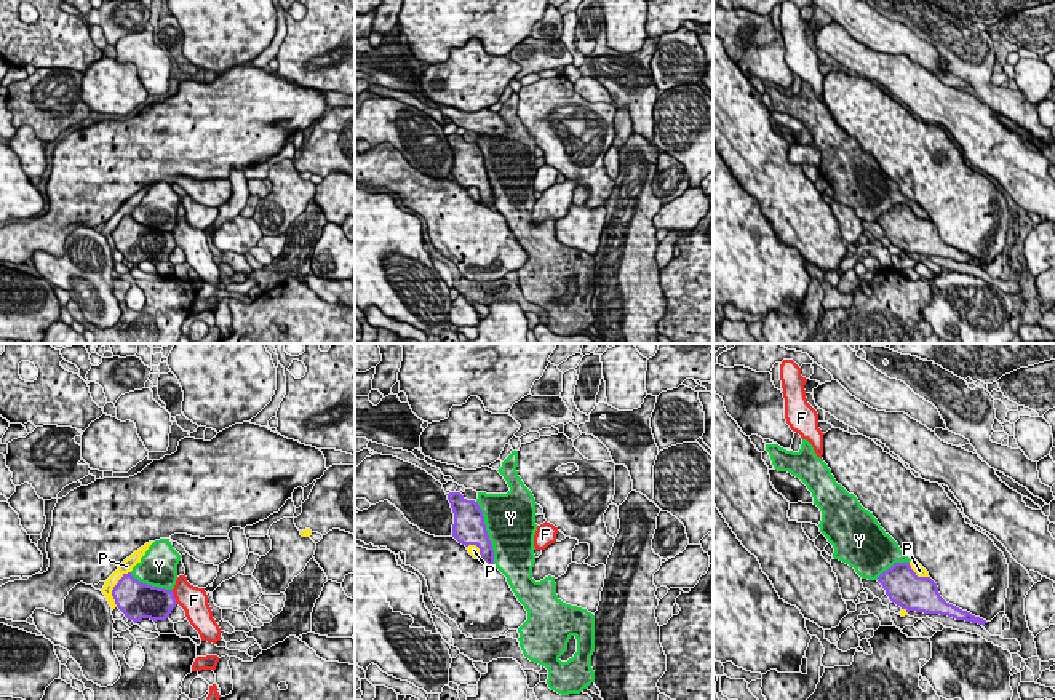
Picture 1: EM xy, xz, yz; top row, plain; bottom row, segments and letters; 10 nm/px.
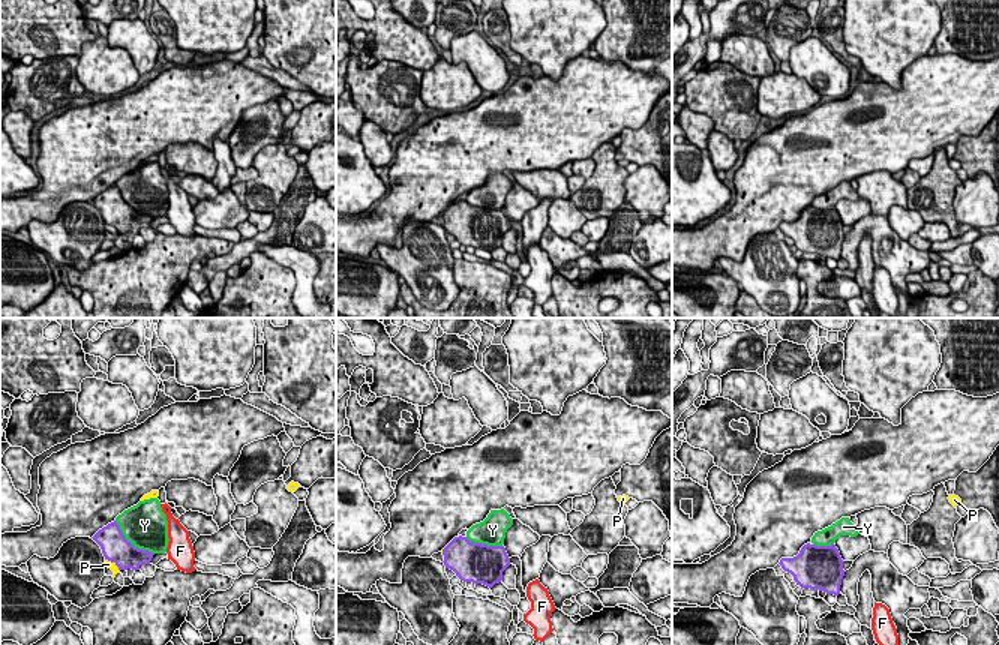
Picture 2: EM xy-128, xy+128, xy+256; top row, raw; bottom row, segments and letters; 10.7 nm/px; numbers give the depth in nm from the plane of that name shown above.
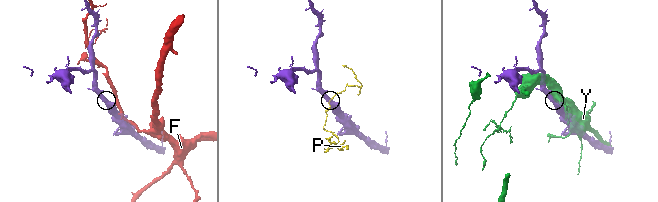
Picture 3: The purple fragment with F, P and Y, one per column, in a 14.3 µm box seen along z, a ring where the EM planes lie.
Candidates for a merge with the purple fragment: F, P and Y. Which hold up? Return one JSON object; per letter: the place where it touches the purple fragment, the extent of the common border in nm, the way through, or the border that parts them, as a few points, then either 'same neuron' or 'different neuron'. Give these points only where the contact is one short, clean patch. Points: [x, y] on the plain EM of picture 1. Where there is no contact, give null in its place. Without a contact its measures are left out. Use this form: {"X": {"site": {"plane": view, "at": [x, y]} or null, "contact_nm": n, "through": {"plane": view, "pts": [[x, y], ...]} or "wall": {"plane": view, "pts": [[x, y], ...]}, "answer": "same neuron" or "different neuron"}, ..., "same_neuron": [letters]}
{"F": {"site": {"plane": "xy", "at": [173, 238]}, "contact_nm": 160, "wall": {"plane": "xy", "pts": [[171, 232], [178, 245]]}, "answer": "different neuron"}, "P": {"site": {"plane": "xy", "at": [114, 230]}, "contact_nm": 400, "answer": "different neuron"}, "Y": {"site": {"plane": "xz", "at": [486, 176]}, "contact_nm": 700, "answer": "different neuron"}, "same_neuron": []}

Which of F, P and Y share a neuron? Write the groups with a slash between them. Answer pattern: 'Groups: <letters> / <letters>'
Groups: F / P / Y

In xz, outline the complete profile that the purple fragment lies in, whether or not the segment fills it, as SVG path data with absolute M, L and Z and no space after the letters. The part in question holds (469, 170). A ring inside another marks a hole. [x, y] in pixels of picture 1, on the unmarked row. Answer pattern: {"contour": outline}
{"contour": "M460 134L446 137L454 155L452 179L465 189L476 187L480 190L480 203L496 209L492 185L478 144L467 142Z"}

